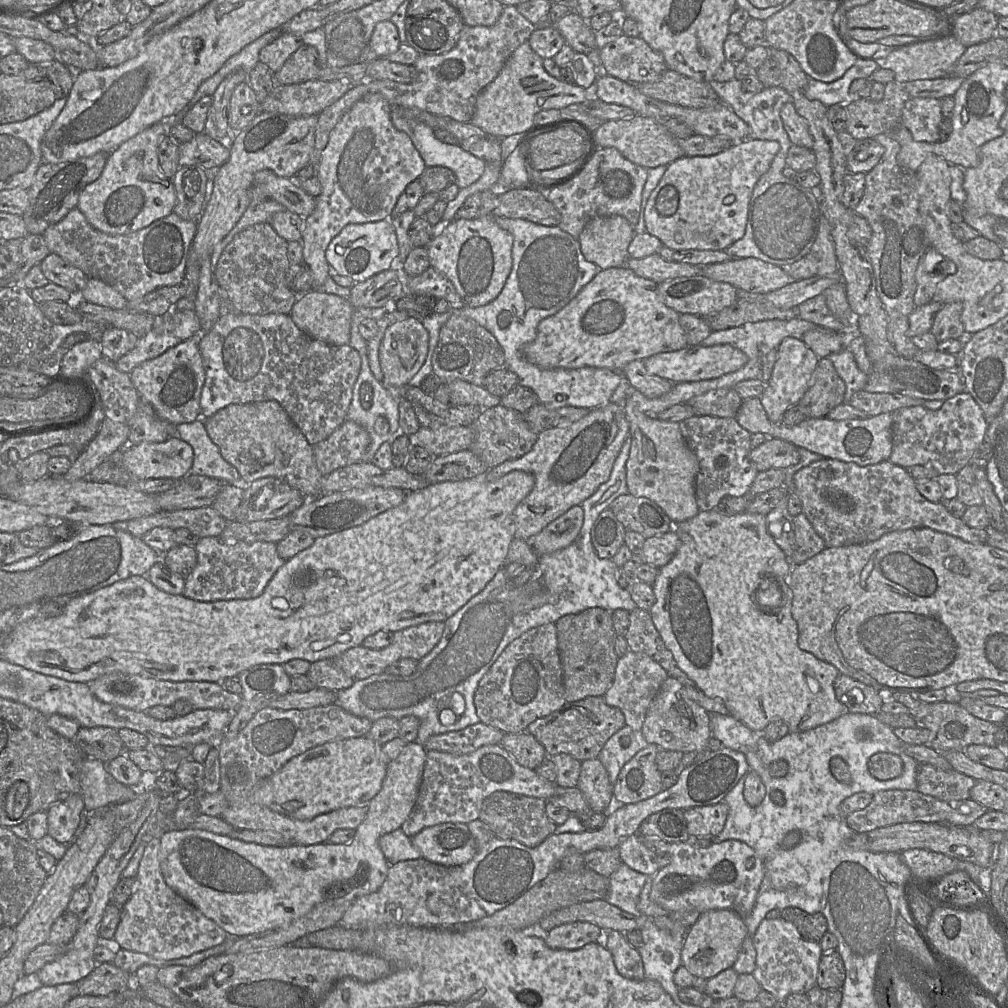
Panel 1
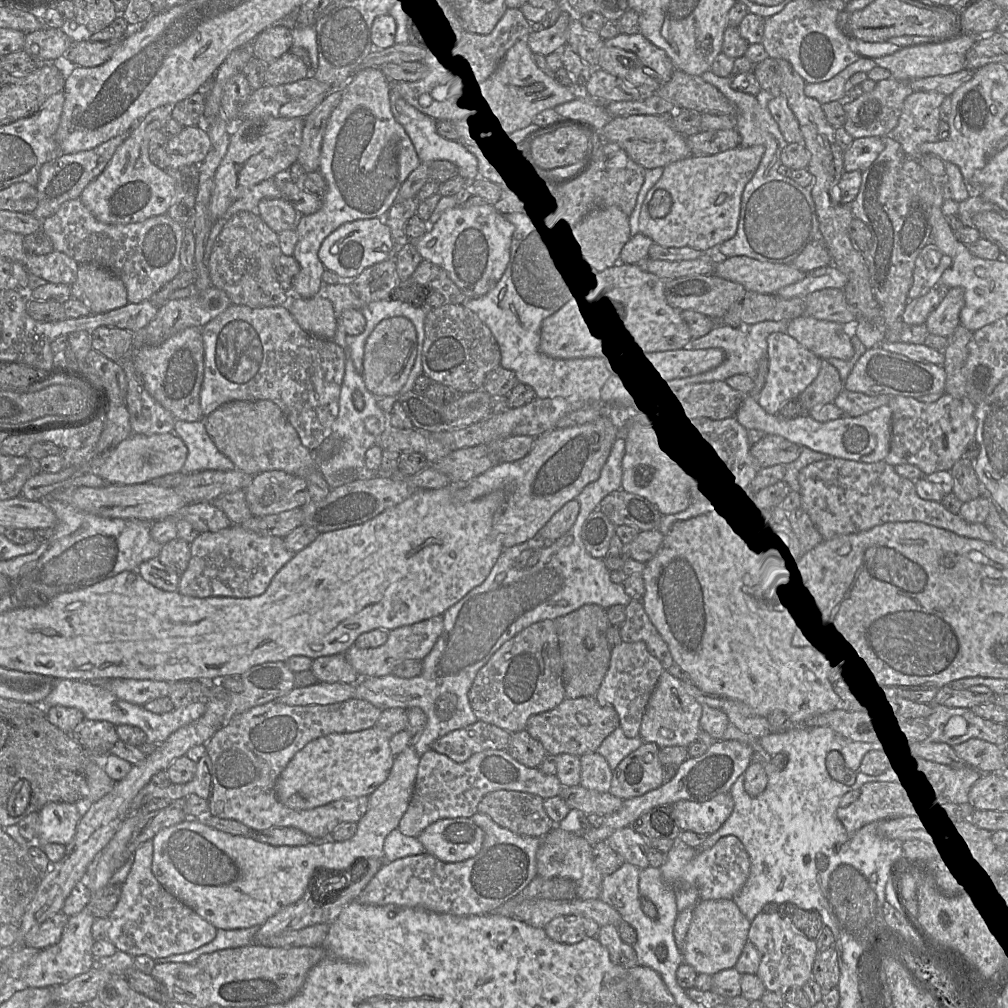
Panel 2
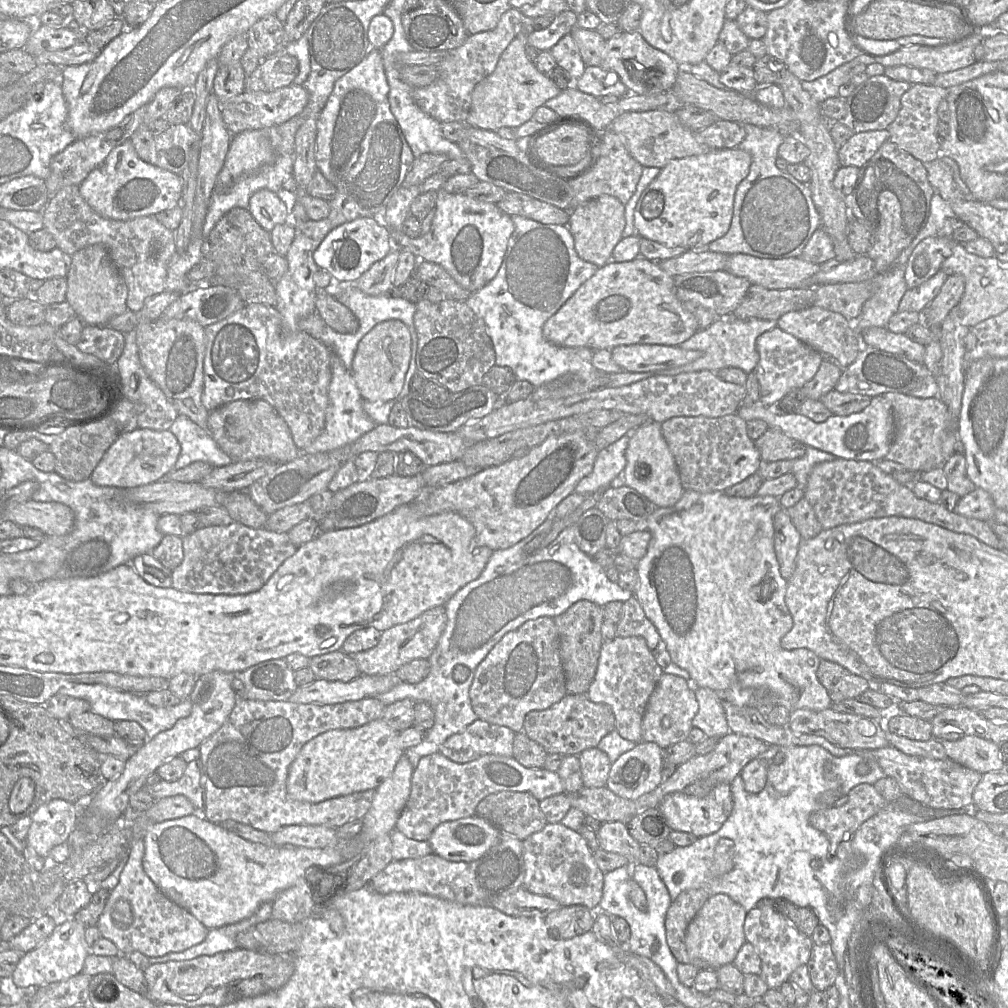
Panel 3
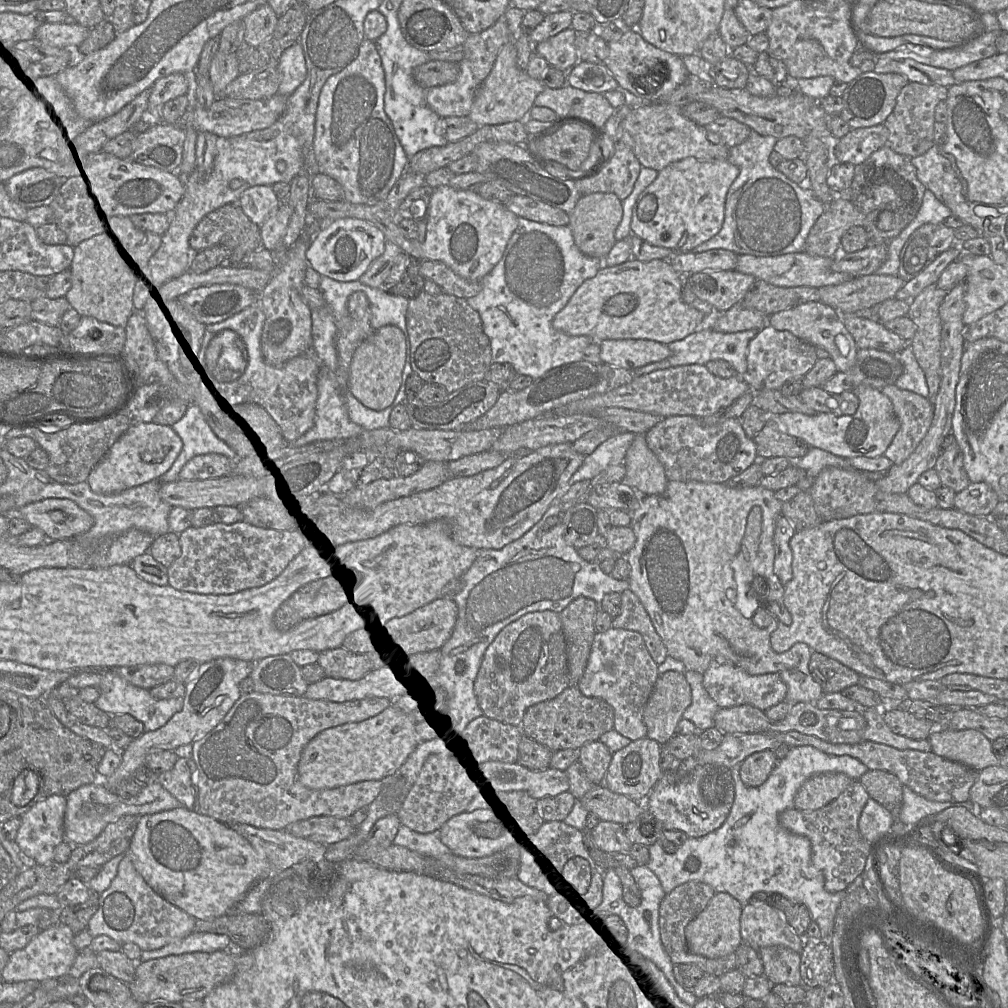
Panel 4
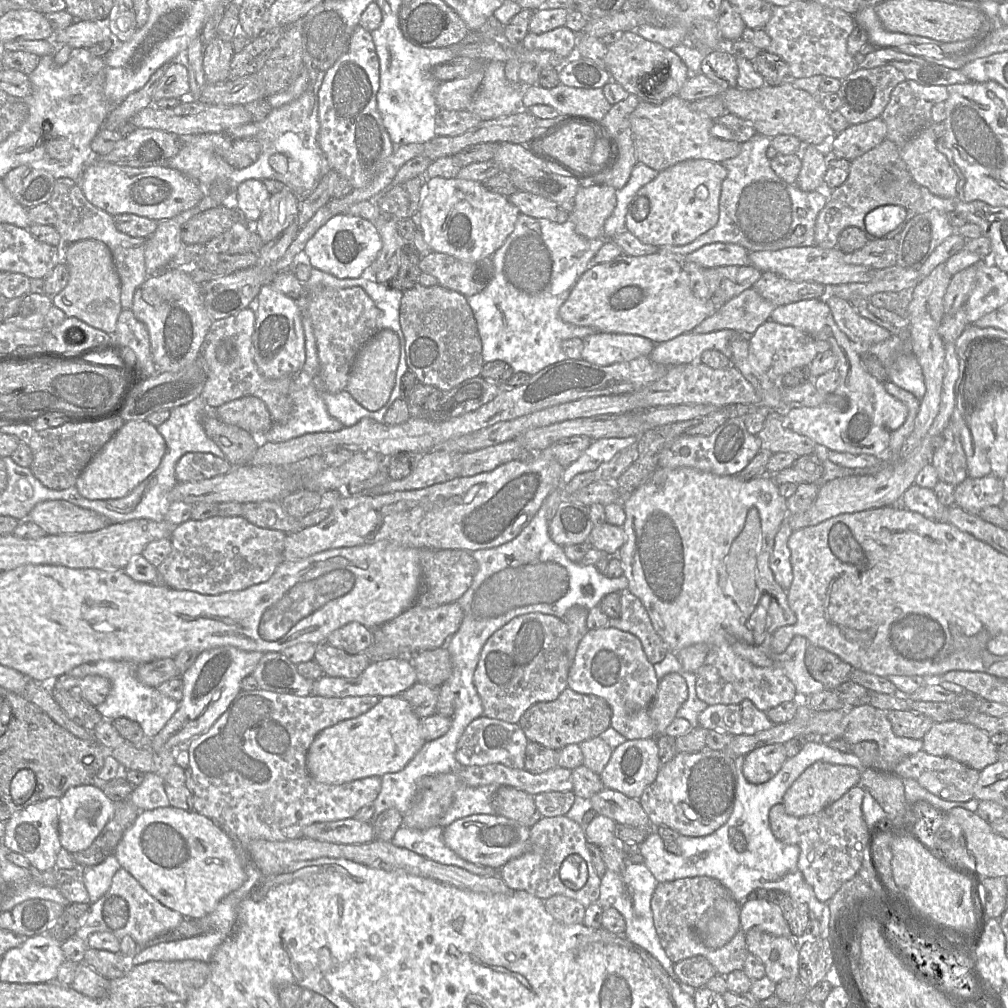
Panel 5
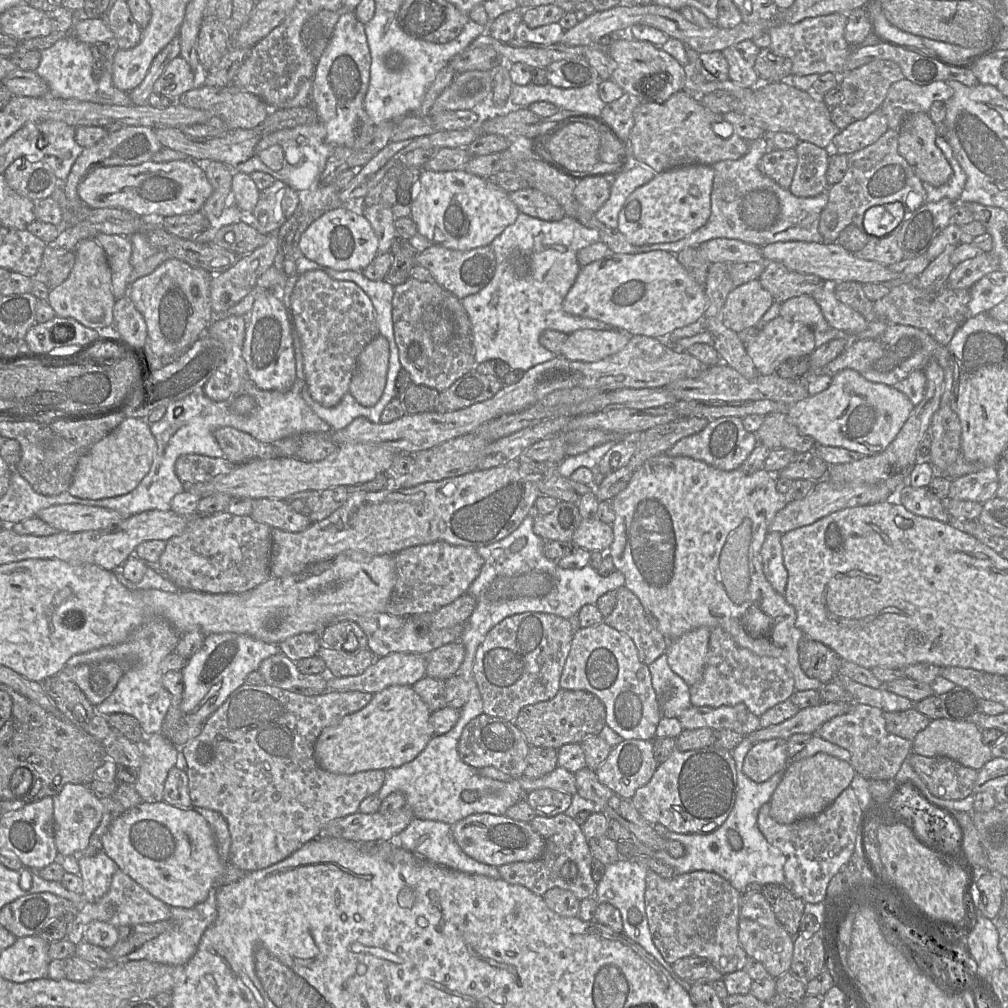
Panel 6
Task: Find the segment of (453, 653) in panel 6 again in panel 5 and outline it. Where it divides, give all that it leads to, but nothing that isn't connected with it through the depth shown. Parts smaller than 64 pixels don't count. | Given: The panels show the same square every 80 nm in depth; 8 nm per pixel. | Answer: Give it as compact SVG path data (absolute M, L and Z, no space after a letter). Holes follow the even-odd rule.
M445 646L416 653L411 661L416 670L416 683L440 687L452 674L452 660Z

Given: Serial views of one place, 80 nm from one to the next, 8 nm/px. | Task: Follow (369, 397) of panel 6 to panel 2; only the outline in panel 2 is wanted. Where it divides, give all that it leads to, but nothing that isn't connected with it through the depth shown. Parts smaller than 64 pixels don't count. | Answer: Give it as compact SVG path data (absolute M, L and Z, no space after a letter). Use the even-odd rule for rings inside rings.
M392 317L378 323L364 346L362 378L377 398L394 396L405 385L417 356L417 332L406 317Z

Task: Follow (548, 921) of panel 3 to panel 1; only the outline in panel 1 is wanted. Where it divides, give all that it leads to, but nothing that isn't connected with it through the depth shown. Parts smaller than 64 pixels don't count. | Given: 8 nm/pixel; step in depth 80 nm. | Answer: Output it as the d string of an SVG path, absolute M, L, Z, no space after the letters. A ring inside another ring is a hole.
M577 921L555 926L545 933L544 939L552 949L576 950L601 941L603 931L593 923Z

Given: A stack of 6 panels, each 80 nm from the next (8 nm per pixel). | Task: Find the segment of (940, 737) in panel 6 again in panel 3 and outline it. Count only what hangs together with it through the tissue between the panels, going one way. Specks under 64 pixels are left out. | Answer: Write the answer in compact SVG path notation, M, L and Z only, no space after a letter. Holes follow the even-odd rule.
M966 735L958 740L940 740L947 757L981 774L1003 770L999 745L975 735Z

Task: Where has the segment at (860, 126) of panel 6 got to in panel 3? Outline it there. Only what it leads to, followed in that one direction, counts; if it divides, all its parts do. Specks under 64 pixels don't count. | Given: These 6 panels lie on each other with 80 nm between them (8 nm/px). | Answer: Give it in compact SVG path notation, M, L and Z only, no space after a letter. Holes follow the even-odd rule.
M887 129L853 133L838 149L840 165L863 167L888 139Z

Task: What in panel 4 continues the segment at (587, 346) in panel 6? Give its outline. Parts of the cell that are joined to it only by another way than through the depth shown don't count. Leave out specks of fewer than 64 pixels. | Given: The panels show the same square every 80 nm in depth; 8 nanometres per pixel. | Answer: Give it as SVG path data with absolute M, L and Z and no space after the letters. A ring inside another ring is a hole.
M647 339L603 340L599 342L603 364L634 370L670 356L666 344Z

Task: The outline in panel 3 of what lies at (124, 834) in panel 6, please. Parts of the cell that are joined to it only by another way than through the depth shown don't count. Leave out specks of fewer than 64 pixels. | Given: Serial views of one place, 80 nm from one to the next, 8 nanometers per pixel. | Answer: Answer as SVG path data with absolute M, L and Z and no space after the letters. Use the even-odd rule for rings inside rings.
M194 813L185 817L154 823L146 832L144 838L145 853L143 856L143 869L147 876L157 886L157 888L172 902L190 912L207 929L219 928L229 924L238 923L251 917L264 903L272 902L281 892L293 887L298 881L305 881L316 868L335 867L347 861L338 849L337 843L325 848L305 848L297 846L266 846L259 843L250 842L240 836L227 831L220 824L212 823L200 815Z

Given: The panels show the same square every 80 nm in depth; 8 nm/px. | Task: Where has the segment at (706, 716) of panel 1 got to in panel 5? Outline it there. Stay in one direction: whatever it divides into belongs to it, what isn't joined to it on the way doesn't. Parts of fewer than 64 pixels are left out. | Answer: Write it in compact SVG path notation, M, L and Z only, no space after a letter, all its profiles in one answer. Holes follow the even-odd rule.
M669 673L659 680L656 696L649 707L649 717L654 725L654 737L664 735L687 697L687 684L681 675Z

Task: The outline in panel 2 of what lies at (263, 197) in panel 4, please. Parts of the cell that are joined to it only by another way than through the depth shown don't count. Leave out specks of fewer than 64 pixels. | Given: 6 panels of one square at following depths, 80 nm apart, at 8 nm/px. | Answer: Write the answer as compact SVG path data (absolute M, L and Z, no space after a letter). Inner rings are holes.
M262 199L258 216L276 233L296 229L300 214L285 199Z

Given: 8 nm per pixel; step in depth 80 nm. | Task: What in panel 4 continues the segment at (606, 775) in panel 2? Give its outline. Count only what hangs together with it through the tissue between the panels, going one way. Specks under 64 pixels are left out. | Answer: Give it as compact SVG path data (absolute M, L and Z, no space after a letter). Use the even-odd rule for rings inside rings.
M600 740L584 744L579 749L578 762L588 779L595 785L603 785L613 753Z

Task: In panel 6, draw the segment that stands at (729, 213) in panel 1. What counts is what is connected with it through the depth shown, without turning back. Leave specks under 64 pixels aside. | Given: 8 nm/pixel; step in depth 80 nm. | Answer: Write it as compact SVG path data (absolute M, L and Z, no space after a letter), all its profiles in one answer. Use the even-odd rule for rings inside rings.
M692 164L672 168L634 190L619 213L617 230L632 245L676 242L702 227L711 214L712 166Z

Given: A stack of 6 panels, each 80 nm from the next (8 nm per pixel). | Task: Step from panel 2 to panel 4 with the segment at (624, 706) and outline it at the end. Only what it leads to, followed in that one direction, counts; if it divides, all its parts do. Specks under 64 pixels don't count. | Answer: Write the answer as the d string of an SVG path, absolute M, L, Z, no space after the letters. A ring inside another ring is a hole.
M611 627L604 632L596 632L587 666L576 687L586 697L605 700L614 710L613 729L630 741L636 741L647 737L647 728L643 722L643 710L660 676L657 668L658 665L649 654L640 633Z

